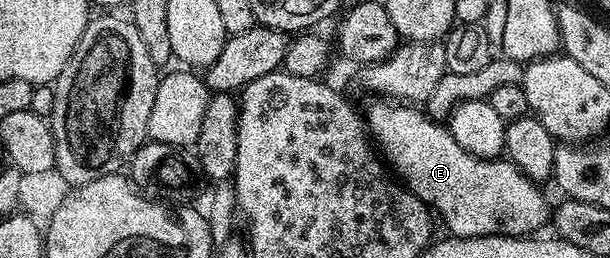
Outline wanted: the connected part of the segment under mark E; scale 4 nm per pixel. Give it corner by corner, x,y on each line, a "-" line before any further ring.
381,101
365,111
365,127
385,160
386,166
397,176
407,190
413,192
422,203
427,204
436,216
443,218
450,234
456,239
472,239
482,235
509,235
531,237
543,226
548,226
553,215
552,204
547,204
543,191
536,180
531,179
517,164
506,157
478,159
465,153
457,141
453,141
450,131
442,122
436,121
415,105
396,105
391,101

